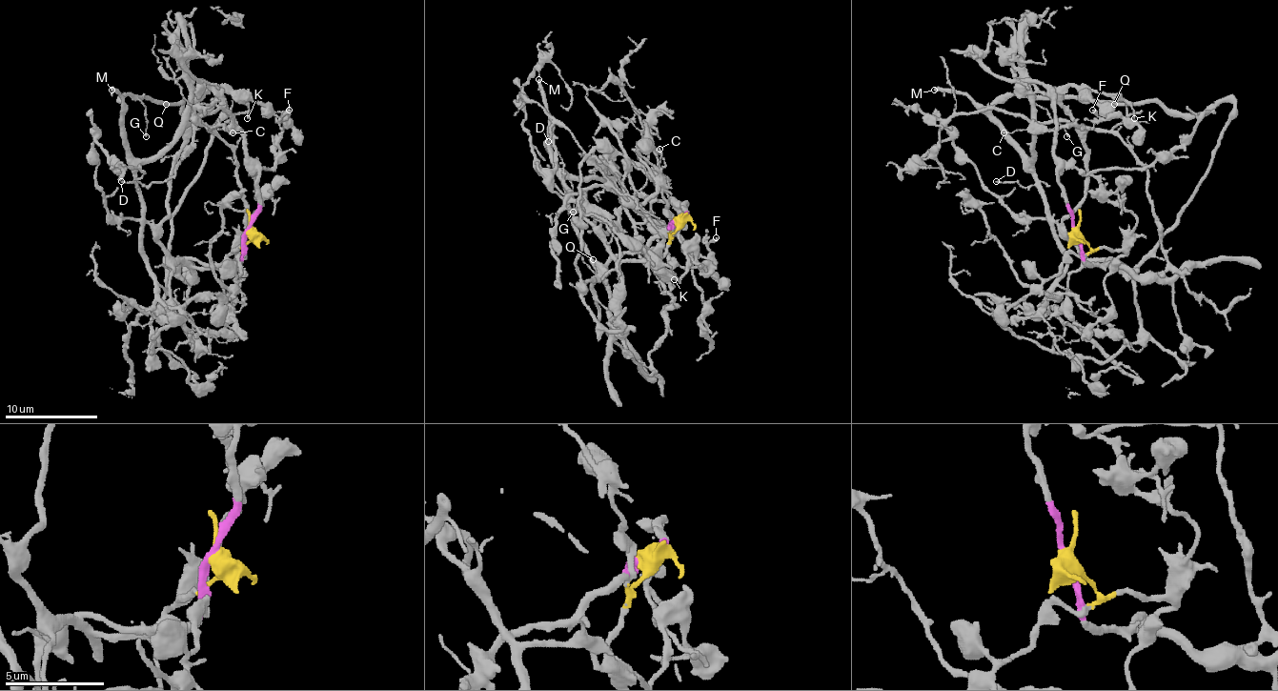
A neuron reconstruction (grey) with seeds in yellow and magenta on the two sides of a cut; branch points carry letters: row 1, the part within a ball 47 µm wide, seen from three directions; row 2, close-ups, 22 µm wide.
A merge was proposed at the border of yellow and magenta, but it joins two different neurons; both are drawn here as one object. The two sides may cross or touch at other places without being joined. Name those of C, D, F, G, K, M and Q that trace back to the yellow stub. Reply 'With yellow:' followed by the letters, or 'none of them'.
With yellow: F, K

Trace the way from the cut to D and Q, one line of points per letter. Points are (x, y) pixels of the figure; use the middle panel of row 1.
D: (675, 219), (684, 203), (663, 192), (642, 222), (631, 217), (608, 180), (564, 180), (561, 157), (548, 141)
Q: (675, 219), (684, 203), (663, 192), (642, 222), (608, 180), (561, 175), (550, 136), (566, 211), (594, 259)

